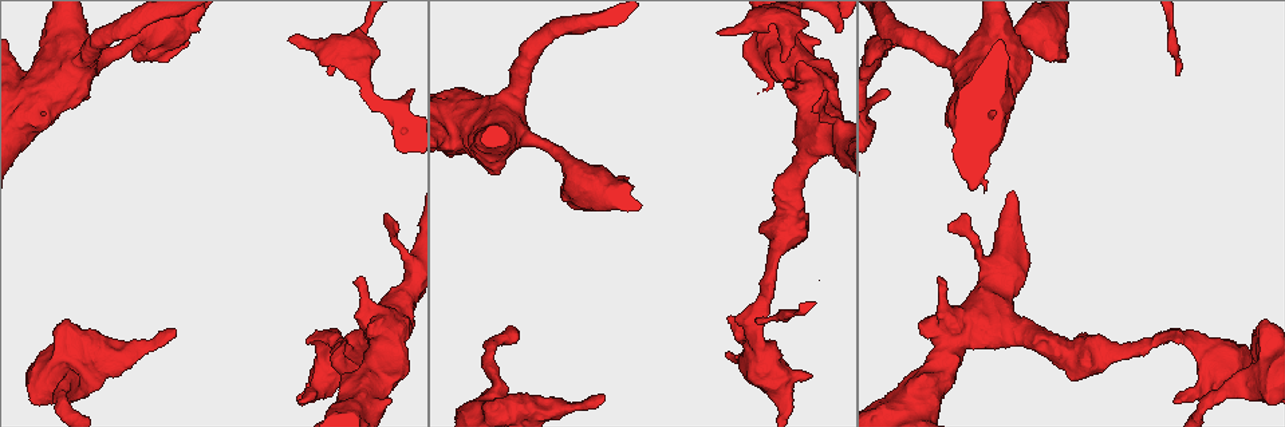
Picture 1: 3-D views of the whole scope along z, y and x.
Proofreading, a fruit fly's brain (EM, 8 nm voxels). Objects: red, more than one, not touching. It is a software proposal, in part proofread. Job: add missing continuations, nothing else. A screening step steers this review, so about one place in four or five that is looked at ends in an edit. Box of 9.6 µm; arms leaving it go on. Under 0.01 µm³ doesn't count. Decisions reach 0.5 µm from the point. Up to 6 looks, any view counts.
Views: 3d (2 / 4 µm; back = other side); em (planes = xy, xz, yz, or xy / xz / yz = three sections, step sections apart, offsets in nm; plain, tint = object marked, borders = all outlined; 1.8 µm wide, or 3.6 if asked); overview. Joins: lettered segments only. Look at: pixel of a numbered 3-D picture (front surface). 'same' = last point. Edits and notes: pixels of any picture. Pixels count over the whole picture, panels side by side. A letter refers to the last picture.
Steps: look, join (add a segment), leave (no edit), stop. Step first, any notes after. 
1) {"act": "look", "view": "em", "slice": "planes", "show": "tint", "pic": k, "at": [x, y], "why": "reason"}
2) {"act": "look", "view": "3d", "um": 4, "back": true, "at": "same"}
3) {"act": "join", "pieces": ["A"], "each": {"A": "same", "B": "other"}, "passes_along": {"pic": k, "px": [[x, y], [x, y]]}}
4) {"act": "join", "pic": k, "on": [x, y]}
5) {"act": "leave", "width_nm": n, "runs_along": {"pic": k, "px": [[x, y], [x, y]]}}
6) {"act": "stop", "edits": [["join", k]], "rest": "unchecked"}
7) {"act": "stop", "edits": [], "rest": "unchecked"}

{"act": "look", "view": "3d", "um": 2, "pic": 1, "at": [292, 42], "why": "branch stops here"}

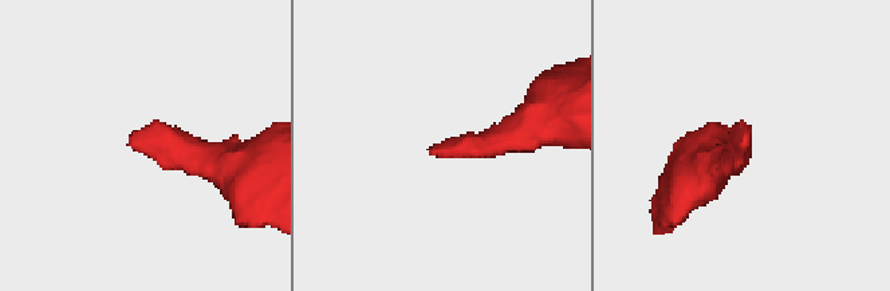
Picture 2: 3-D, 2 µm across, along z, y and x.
{"act": "look", "view": "em", "slice": "xy", "step": 4, "show": "plain", "pic": 2, "at": [128, 143]}

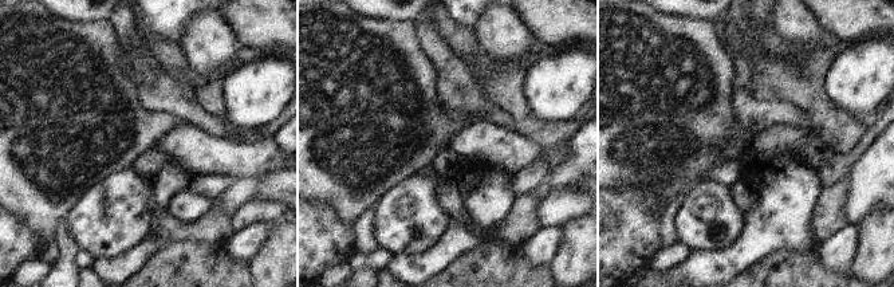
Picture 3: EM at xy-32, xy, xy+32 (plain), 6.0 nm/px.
{"act": "look", "view": "em", "slice": "xy", "step": 4, "show": "borders", "at": "same"}

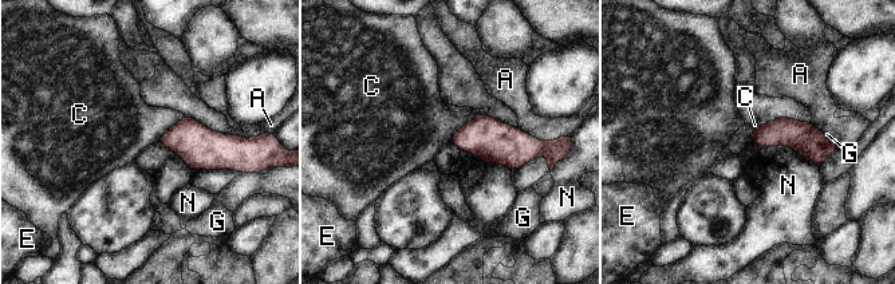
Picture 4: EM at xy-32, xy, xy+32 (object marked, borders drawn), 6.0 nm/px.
{"act": "leave", "width_nm": 150, "each": {"A": "other", "C": "other", "E": "other", "G": "other", "N": "other"}, "border": {"pic": 4, "px": [[477, 115], [468, 121], [450, 141]]}, "found": "no lettered segment goes on from it"}

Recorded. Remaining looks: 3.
{"act": "look", "view": "3d", "um": 2, "back": true, "pic": 1, "at": [728, 353], "why": "branch stops here"}

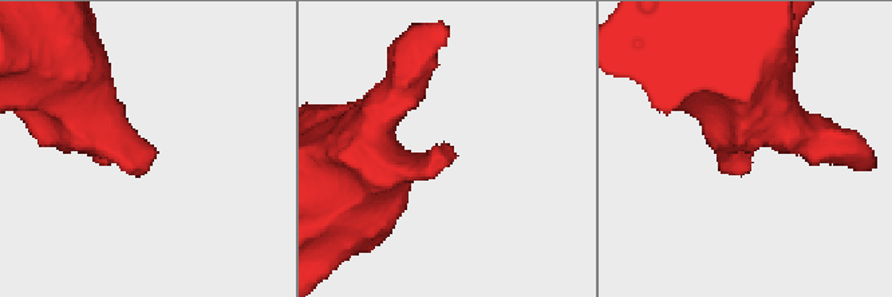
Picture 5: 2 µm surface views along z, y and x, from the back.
{"act": "look", "view": "em", "slice": "planes", "show": "borders", "pic": 5, "at": [451, 150]}

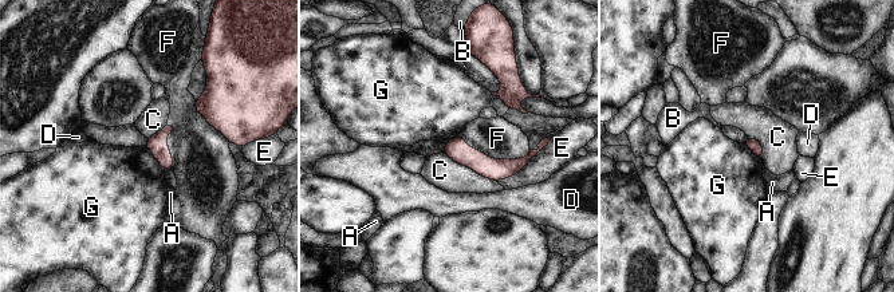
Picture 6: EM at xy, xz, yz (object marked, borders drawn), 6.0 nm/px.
{"act": "leave", "each": {"A": "other", "B": "other", "C": "other", "D": "other", "E": "other", "F": "other", "G": "other"}, "runs_along": {"pic": 6, "px": [[448, 148], [485, 166], [524, 161]]}, "found": "none of them fits"}

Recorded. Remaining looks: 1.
{"act": "look", "view": "em", "slice": "planes", "show": "borders", "pic": 1, "at": [175, 332], "why": "branch stops here"}

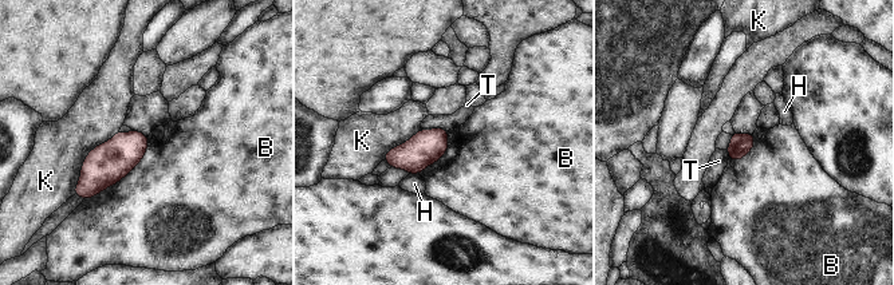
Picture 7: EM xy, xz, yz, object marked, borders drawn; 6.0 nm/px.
{"act": "leave", "each": {"B": "other", "H": "other", "K": "other", "T": "other"}, "found": "no lettered segment goes on from it"}

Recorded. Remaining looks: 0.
{"act": "stop", "edits": [], "rest": "unchecked"}

